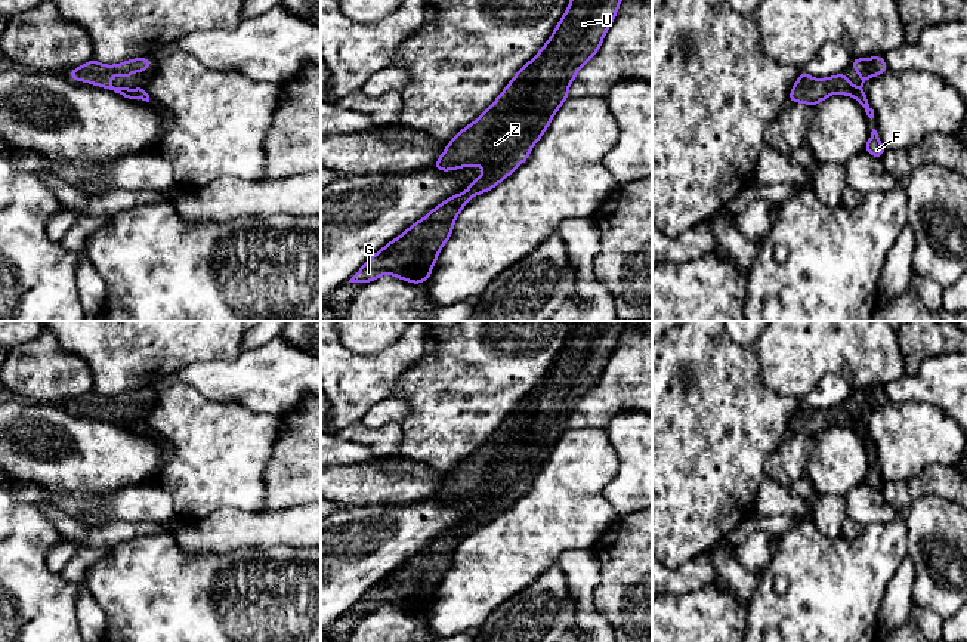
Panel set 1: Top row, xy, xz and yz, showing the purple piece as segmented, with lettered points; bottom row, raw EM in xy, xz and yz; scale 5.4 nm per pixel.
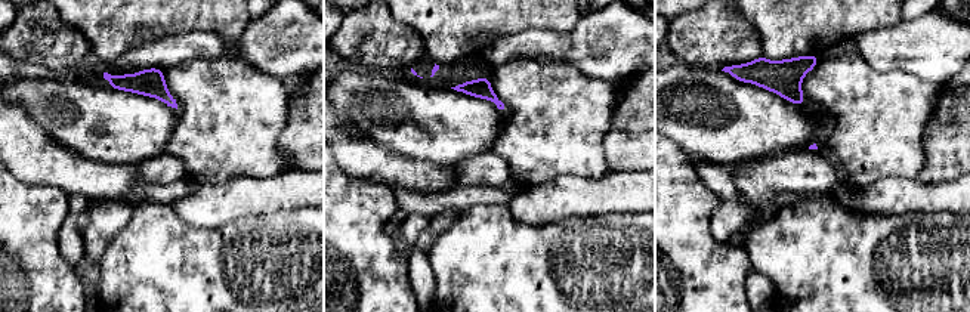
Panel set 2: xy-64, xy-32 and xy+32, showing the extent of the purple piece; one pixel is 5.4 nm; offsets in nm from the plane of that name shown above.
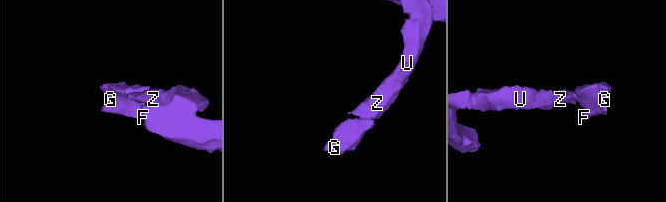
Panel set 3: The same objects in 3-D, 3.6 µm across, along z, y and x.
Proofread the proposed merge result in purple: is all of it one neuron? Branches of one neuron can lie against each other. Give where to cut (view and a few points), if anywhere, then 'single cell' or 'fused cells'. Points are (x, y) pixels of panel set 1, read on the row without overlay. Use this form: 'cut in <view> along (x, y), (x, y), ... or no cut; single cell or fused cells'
no cut; single cell

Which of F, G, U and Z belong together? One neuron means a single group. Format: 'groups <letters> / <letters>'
groups F G U Z

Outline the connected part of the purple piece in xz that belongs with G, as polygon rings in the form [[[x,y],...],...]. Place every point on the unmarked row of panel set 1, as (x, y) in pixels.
[[[574,321],[563,348],[540,383],[515,405],[479,450],[461,460],[448,473],[432,497],[442,503],[482,497],[484,504],[473,510],[464,524],[439,534],[423,550],[381,578],[364,593],[349,614],[368,615],[386,605],[413,615],[421,615],[430,609],[444,575],[452,567],[455,550],[469,531],[494,521],[528,491],[532,478],[541,470],[554,445],[569,429],[568,420],[580,399],[599,383],[625,324],[627,321]]]

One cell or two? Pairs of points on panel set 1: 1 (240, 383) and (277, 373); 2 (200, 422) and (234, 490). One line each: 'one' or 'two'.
1: one
2: one

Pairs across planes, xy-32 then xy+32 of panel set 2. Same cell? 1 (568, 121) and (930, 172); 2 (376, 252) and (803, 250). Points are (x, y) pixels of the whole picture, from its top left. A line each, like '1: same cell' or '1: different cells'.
1: different cells
2: different cells

